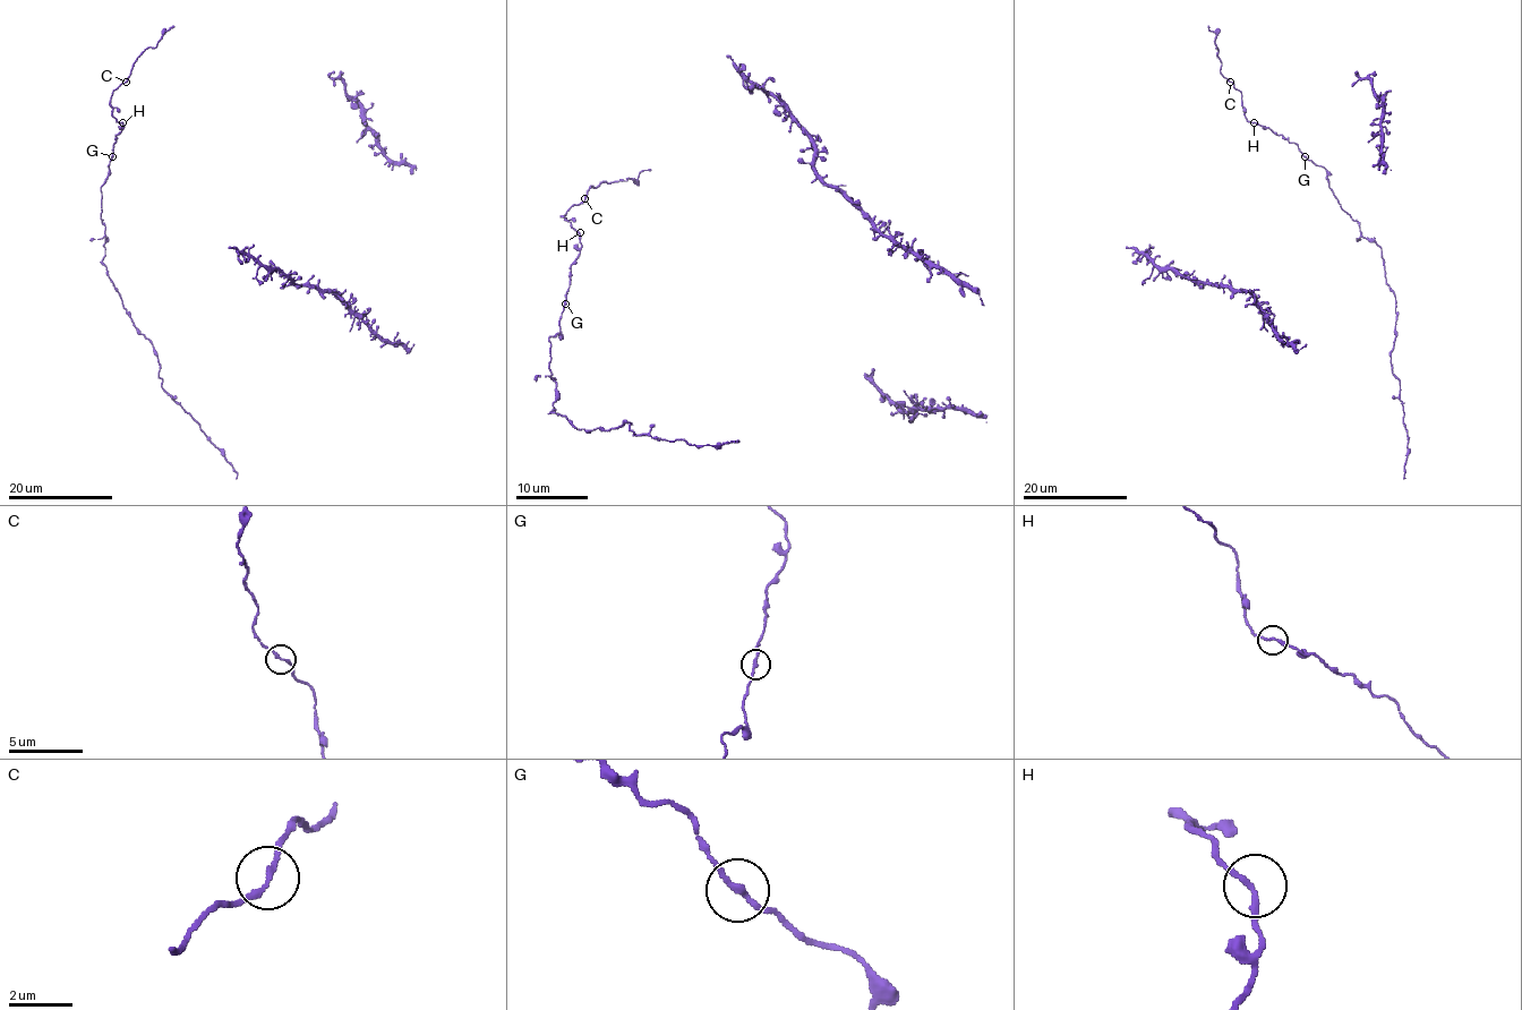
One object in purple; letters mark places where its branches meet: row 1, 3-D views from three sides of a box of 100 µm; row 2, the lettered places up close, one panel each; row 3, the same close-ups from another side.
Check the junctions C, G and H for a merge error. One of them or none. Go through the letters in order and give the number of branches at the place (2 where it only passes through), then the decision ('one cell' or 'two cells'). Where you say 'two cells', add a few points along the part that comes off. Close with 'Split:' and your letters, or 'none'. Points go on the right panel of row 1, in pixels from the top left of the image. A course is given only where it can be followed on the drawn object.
C: branches 2; one cell
G: branches 2; one cell
H: branches 2; one cell
Split: none

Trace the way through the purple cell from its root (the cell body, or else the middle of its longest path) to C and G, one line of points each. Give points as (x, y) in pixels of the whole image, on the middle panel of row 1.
C: (580, 232), (563, 214), (586, 198)
G: (580, 232), (580, 254), (571, 265), (565, 304)

